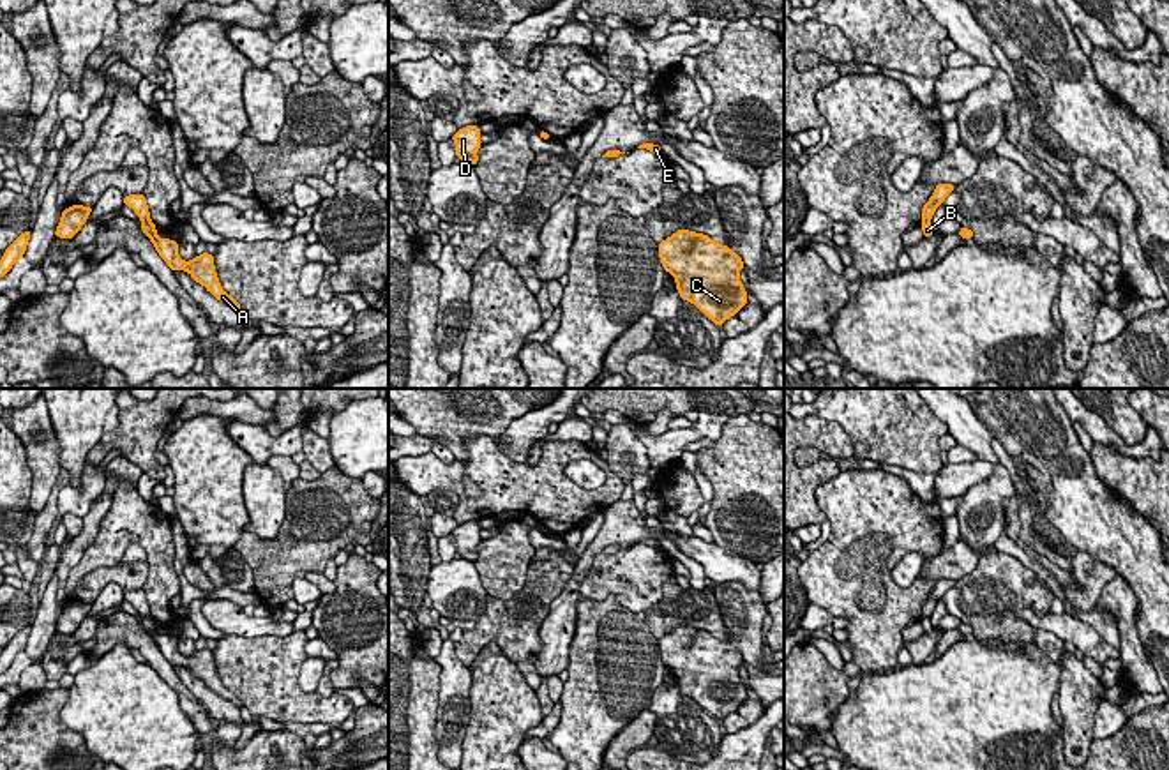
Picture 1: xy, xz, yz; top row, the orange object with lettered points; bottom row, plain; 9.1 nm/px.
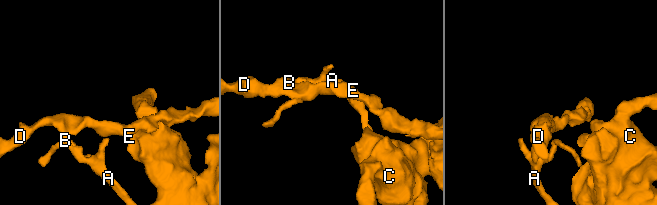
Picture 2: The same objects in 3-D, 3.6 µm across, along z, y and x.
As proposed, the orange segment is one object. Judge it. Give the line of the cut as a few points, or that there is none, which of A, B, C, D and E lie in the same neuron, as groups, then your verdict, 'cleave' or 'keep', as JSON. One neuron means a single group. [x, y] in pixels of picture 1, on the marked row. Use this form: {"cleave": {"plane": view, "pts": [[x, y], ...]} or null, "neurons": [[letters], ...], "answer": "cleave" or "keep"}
{"cleave": {"plane": "xy", "pts": [[143, 219], [149, 221]]}, "neurons": [["A", "B", "C"], ["D", "E"]], "answer": "cleave"}

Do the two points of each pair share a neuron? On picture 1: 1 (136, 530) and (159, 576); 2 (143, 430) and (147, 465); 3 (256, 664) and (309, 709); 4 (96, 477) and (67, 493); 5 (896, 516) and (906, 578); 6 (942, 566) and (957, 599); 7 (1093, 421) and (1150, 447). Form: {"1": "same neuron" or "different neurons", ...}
{"1": "same neuron", "2": "same neuron", "3": "same neuron", "4": "same neuron", "5": "different neurons", "6": "different neurons", "7": "same neuron"}

